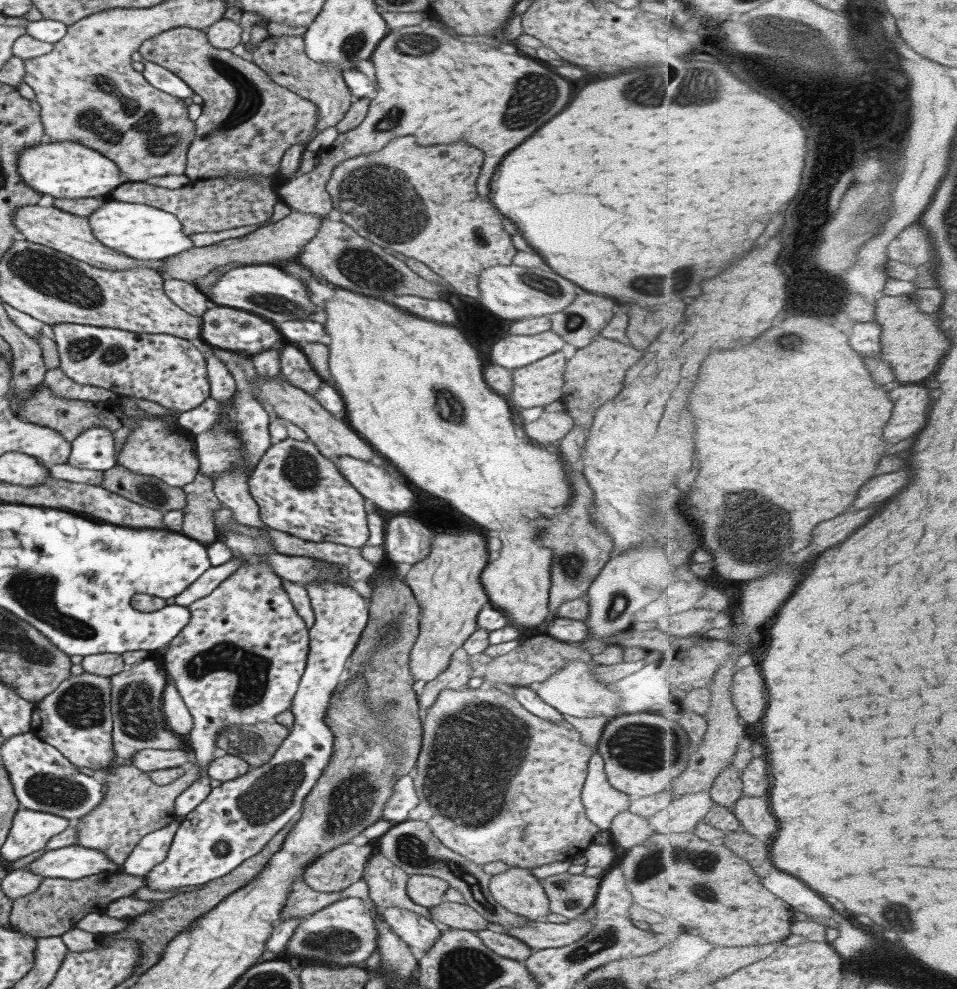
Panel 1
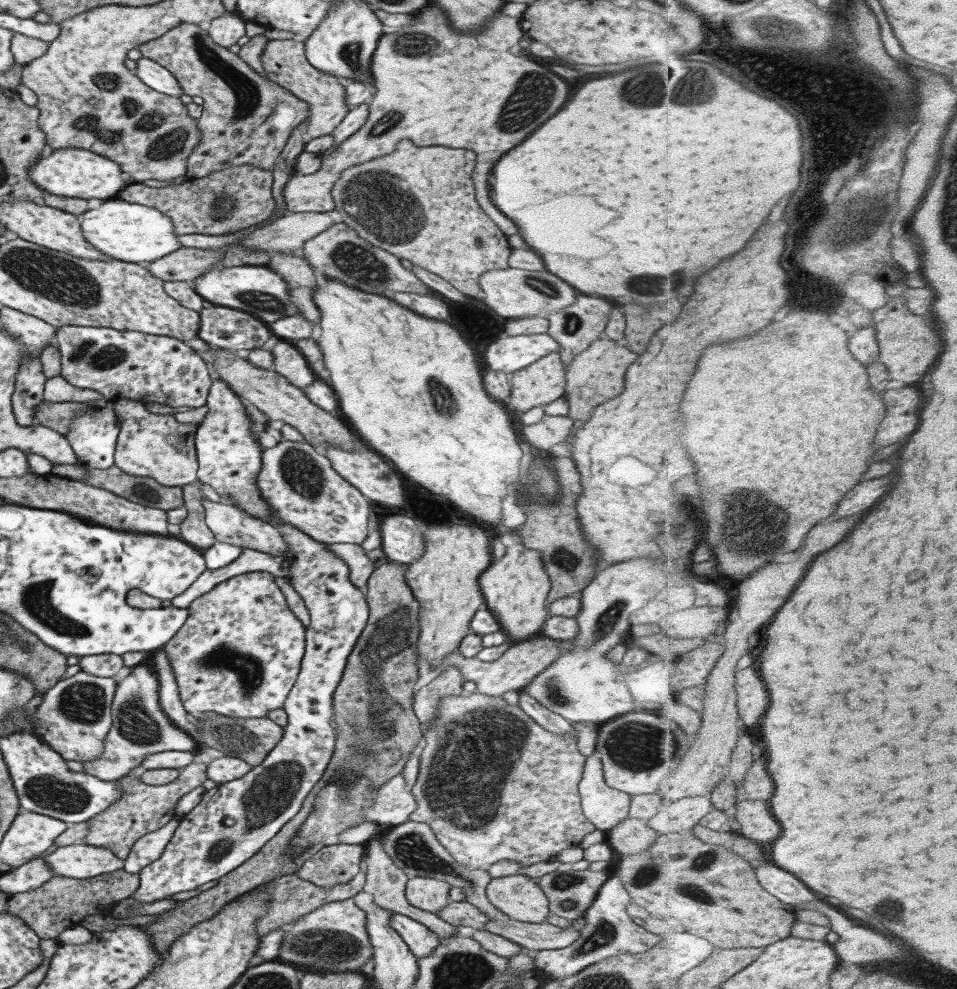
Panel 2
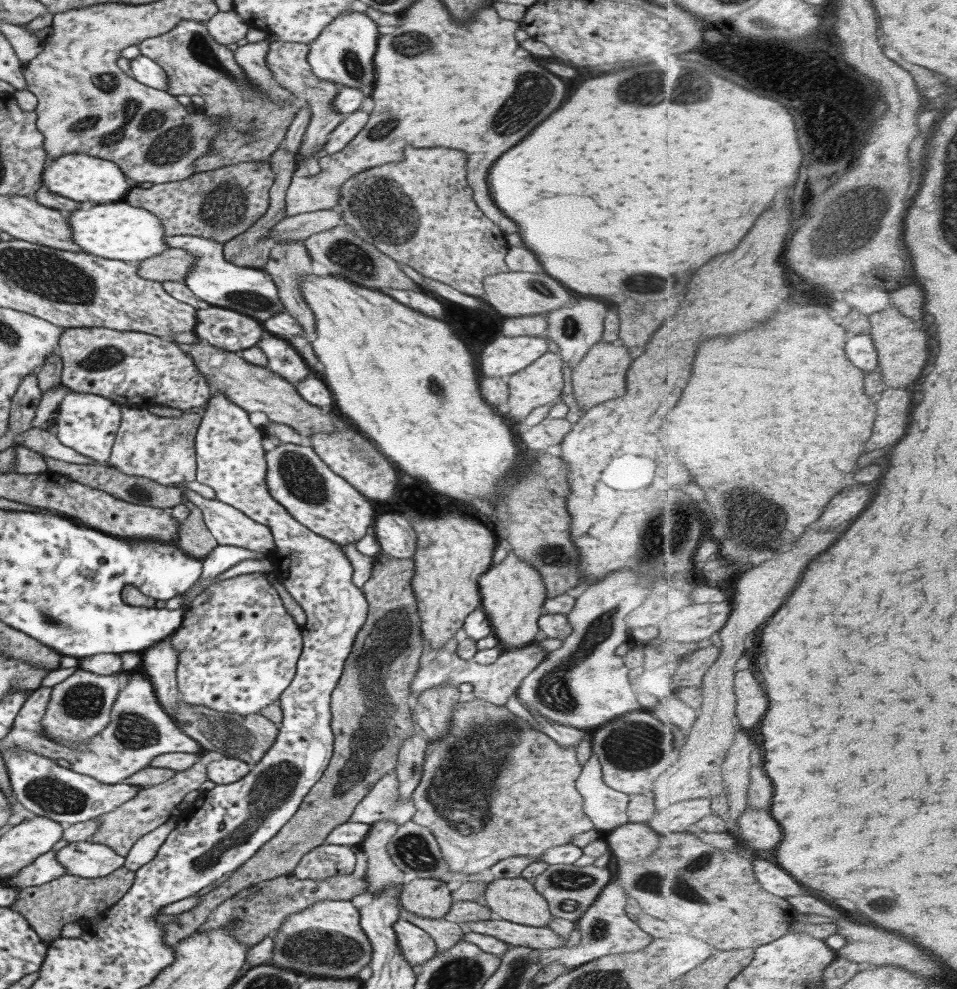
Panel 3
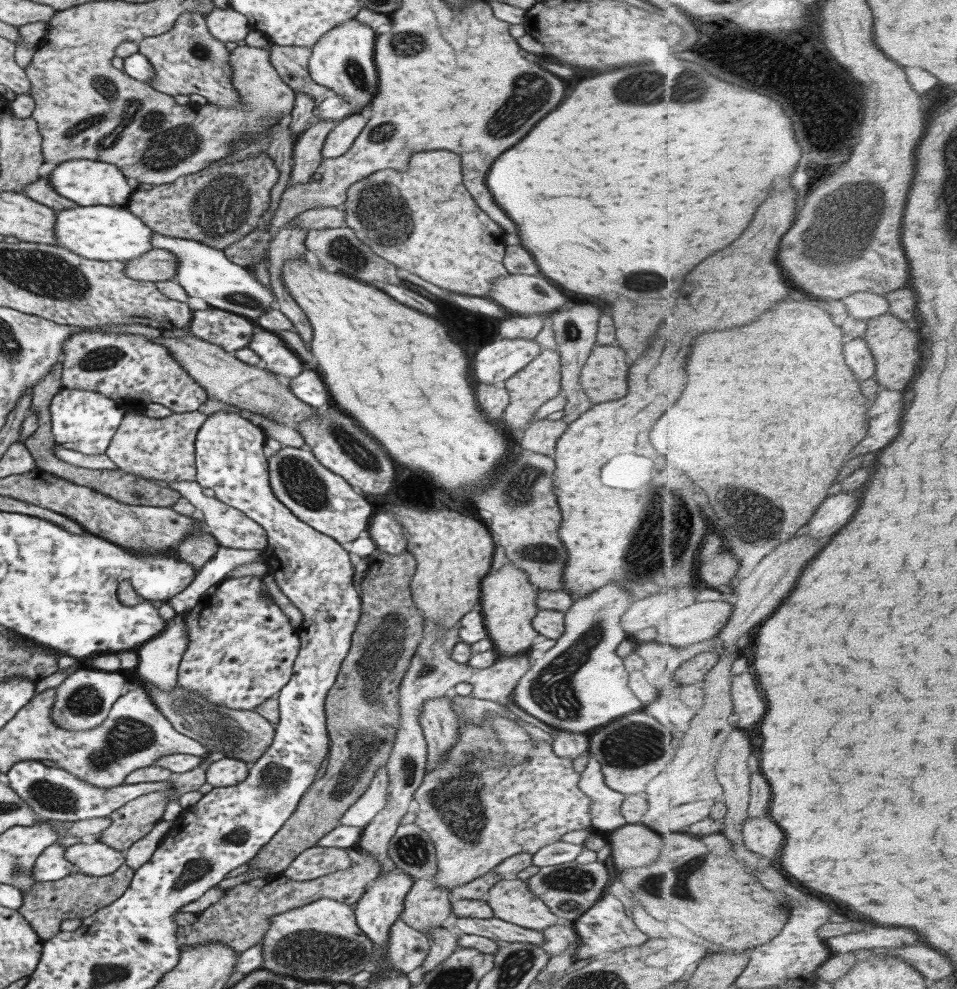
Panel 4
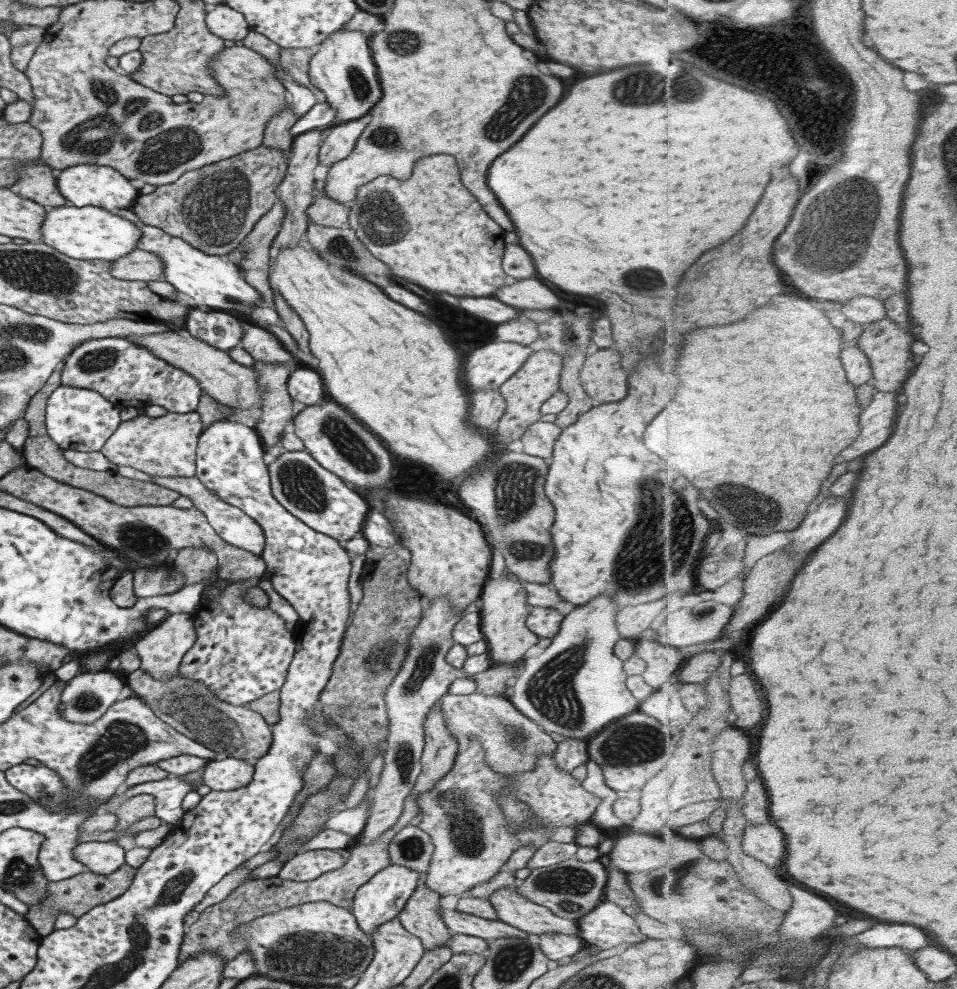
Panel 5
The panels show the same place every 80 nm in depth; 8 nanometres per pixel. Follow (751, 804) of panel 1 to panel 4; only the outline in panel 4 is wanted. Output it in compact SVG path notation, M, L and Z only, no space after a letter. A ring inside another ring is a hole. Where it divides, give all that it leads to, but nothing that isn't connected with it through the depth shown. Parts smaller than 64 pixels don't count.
M769 814L762 817L751 817L743 823L744 844L764 861L780 857L785 832L771 820Z

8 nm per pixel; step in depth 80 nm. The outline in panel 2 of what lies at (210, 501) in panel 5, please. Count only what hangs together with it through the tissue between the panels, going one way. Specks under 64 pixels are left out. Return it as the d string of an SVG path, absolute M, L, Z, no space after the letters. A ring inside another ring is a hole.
M202 500L201 506L205 510L205 522L214 534L216 542L231 544L245 549L258 550L270 555L283 554L288 546L287 541L280 535L280 532L272 527L269 523L265 523L255 517L247 515L239 508L231 506L225 502L212 502Z

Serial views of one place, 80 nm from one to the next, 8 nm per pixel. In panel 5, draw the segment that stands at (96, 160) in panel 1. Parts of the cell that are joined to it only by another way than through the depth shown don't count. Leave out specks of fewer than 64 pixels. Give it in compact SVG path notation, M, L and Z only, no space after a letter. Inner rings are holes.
M78 164L65 167L54 173L55 184L60 195L69 200L76 207L99 207L108 211L129 209L139 191L129 184L128 179L123 178L119 172L107 168L107 166L89 166Z

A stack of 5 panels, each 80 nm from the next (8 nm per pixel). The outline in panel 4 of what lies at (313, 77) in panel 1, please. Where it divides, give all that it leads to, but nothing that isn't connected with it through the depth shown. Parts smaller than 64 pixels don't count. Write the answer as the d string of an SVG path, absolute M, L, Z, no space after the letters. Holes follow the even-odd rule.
M272 44L268 59L278 74L279 80L294 92L308 94L314 101L328 90L317 84L308 73L310 47L279 46ZM315 121L298 135L292 144L292 169L286 188L313 180L314 170L322 159L320 150L323 141L337 123L338 121Z

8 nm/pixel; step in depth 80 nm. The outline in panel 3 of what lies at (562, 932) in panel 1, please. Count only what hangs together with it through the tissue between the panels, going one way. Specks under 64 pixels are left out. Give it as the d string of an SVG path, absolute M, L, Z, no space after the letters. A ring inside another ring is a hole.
M480 920L479 922L461 922L471 932L494 936L508 945L527 946L535 949L563 948L566 940L549 927L528 927L506 920Z

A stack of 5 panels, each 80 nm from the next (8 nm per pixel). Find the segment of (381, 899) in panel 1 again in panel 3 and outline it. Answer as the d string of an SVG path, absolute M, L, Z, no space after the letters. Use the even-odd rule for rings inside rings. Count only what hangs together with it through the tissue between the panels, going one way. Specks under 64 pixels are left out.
M377 820L370 824L368 833L358 847L367 857L364 874L367 895L386 890L392 884L402 886L403 873L386 852L387 844L396 828L397 824L390 820ZM400 900L398 904L398 918L424 930L435 941L436 952L450 949L457 941L461 941L461 929L459 929L458 923L451 923L443 918L426 919L425 917L412 915L412 912L402 907Z

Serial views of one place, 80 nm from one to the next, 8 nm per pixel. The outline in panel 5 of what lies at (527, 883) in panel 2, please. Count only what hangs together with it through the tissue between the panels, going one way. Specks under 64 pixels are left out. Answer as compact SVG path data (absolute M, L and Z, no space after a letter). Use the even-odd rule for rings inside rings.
M499 887L489 896L496 919L528 935L561 933L578 936L576 921L555 916L548 908L521 896L516 887Z

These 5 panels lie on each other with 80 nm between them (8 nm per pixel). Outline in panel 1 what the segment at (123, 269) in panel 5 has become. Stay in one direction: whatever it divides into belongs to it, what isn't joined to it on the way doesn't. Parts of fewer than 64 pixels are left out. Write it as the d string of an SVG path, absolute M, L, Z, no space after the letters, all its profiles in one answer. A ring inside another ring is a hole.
M291 211L274 224L259 227L241 238L233 238L222 241L217 246L191 247L175 256L161 261L161 267L157 269L160 274L166 273L169 278L183 280L196 284L200 278L219 266L235 264L237 267L244 265L274 265L279 261L295 260L301 252L301 248L307 244L317 232L322 217Z

